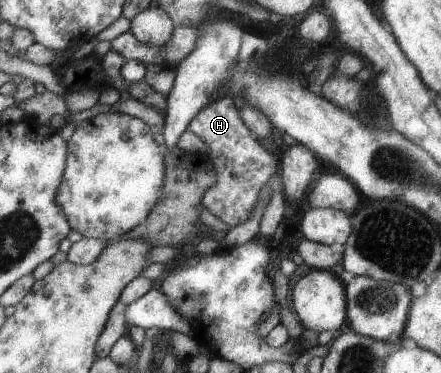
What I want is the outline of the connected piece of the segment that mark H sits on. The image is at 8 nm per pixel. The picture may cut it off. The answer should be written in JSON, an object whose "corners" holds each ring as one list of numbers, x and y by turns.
{"corners":[[218,95,206,103,188,121,185,130,196,133,196,136,199,136,208,145,208,156,214,170,217,172,215,183,202,195,201,203,203,204,203,208,206,208,212,216,220,218,220,220,225,222,230,228,244,222,256,202,256,196,258,196,260,188,266,184,268,179,272,180,275,178,272,177,272,174,275,172,276,165,279,164,278,157,269,153,267,149,256,140,256,137,252,134,247,125,243,123,243,119,239,115,238,105,232,100,230,95]]}

